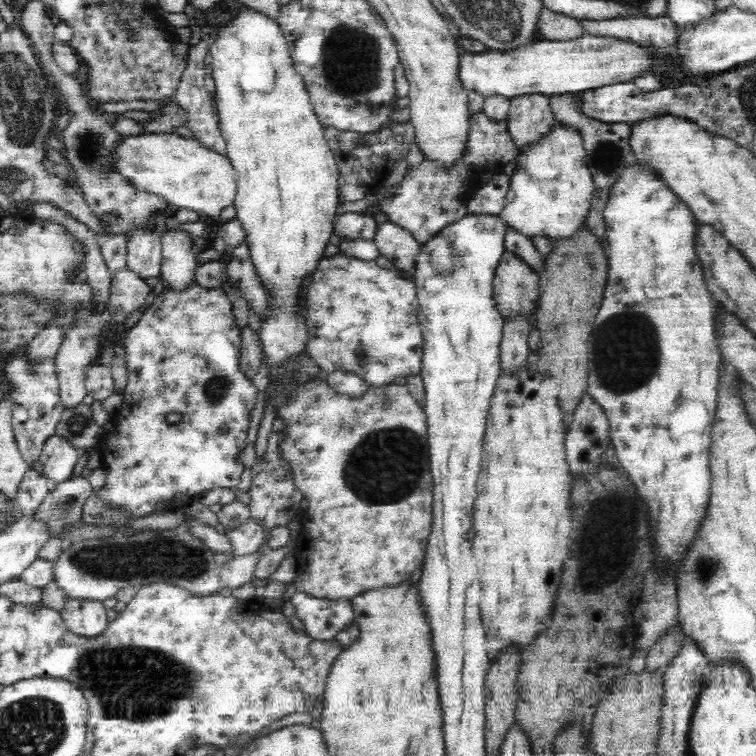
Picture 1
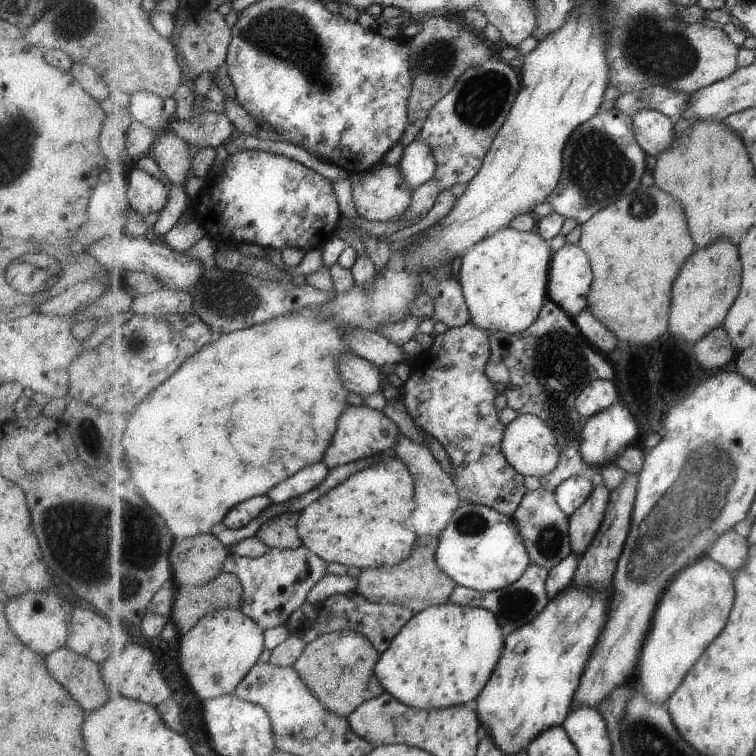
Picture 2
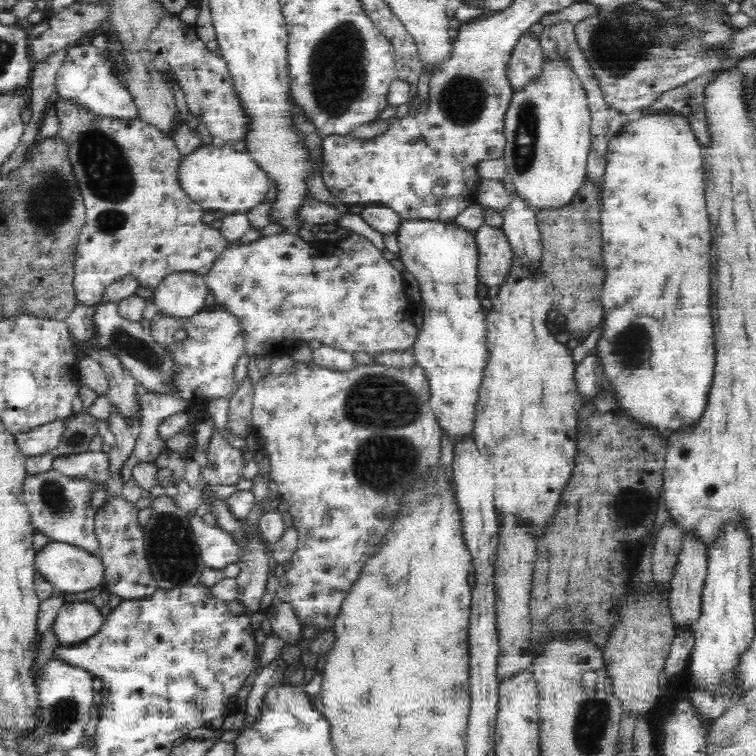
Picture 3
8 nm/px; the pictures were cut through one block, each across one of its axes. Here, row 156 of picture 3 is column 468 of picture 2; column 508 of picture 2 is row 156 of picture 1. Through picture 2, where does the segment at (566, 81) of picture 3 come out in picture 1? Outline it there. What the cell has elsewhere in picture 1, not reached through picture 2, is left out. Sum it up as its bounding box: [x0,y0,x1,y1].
[499,121,594,241]

